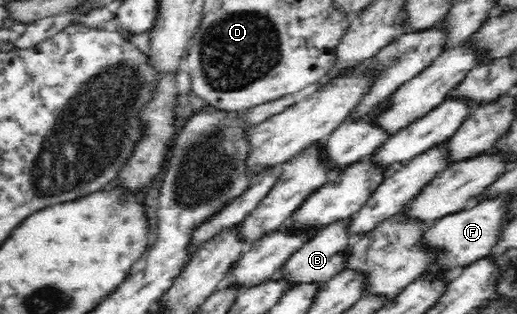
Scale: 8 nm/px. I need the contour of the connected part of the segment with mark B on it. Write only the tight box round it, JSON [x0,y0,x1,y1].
[273,220,355,288]

